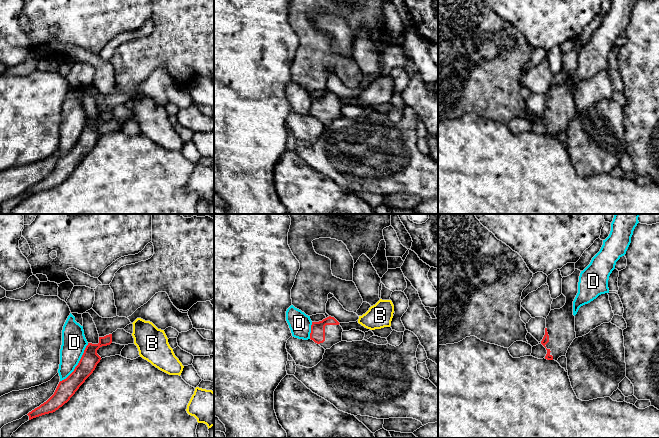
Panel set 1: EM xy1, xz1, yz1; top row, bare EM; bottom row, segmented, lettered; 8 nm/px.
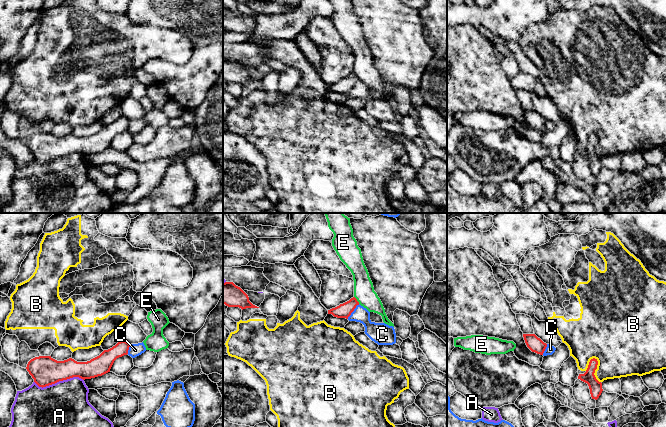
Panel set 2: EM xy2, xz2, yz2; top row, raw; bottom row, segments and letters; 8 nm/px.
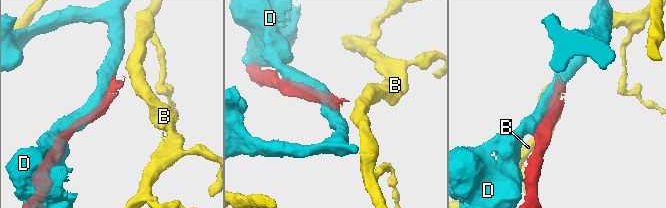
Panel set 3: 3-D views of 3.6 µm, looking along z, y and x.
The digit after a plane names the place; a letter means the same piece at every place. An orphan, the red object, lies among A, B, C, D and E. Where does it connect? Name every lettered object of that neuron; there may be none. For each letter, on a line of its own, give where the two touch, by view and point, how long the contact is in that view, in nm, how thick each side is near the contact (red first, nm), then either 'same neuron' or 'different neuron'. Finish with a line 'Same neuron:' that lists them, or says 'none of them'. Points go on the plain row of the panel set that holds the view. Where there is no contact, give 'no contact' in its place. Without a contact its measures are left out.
A: meets red in xy2 at (58, 157); contact 400 nm long; 240 nm thick on the red side, 480 nm on the other; different neuron
B: meets red in yz2 at (595, 145); contact 220 nm long; 100 nm thick on the red side, 400 nm on the other; different neuron
C: meets red in xz2 at (353, 86); contact 160 nm long; 120 nm thick on the red side, 140 nm on the other; different neuron
D: meets red in xy1 at (78, 139); contact 380 nm long; 150 nm thick on the red side, 190 nm on the other; different neuron
E: meets red in xz2 at (356, 76); contact 80 nm long; 120 nm thick on the red side, 160 nm on the other; different neuron
Same neuron: none of them

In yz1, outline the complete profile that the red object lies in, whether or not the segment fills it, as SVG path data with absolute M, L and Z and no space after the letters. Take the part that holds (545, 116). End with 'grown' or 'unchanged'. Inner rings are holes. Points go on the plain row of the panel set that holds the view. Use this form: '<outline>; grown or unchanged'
M575 47L562 54L562 70L566 73L565 81L551 86L546 94L545 111L541 120L546 124L545 135L557 137L566 132L567 126L576 114L573 77L578 69L578 58L581 47Z; grown

